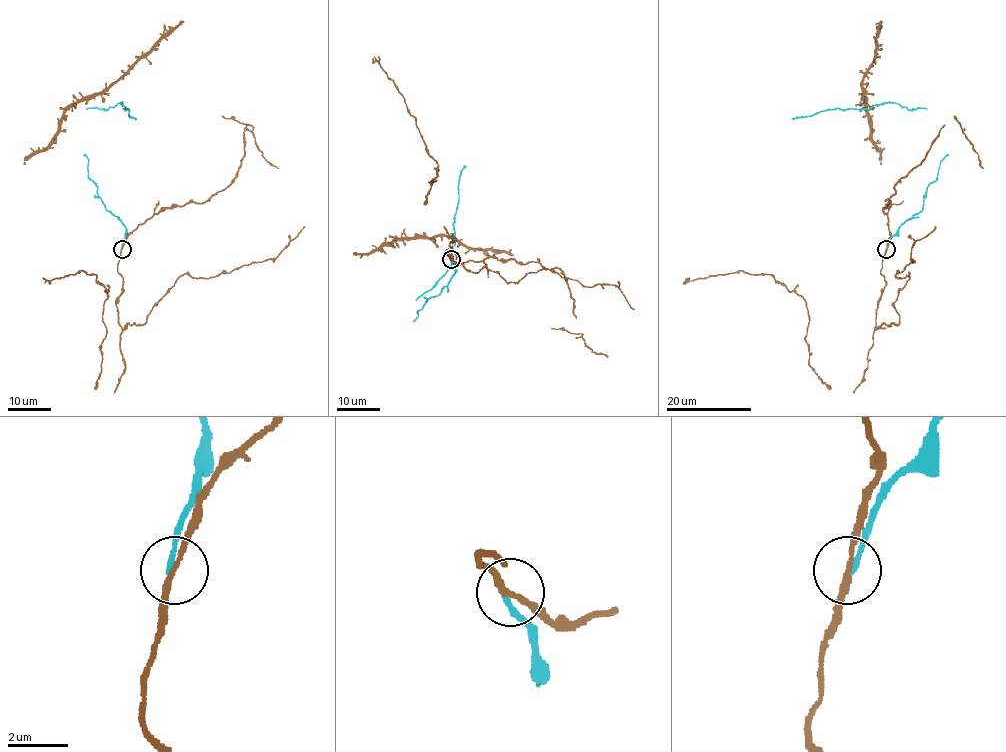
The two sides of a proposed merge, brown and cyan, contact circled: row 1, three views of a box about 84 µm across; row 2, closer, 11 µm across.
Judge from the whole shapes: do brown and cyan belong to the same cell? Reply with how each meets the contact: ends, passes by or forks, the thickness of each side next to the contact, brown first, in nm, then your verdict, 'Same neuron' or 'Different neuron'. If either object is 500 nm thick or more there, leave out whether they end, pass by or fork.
At the ring brown passes by. At the ring cyan ends. Thickness 180 nm (brown) against 170 nm. Different neuron

